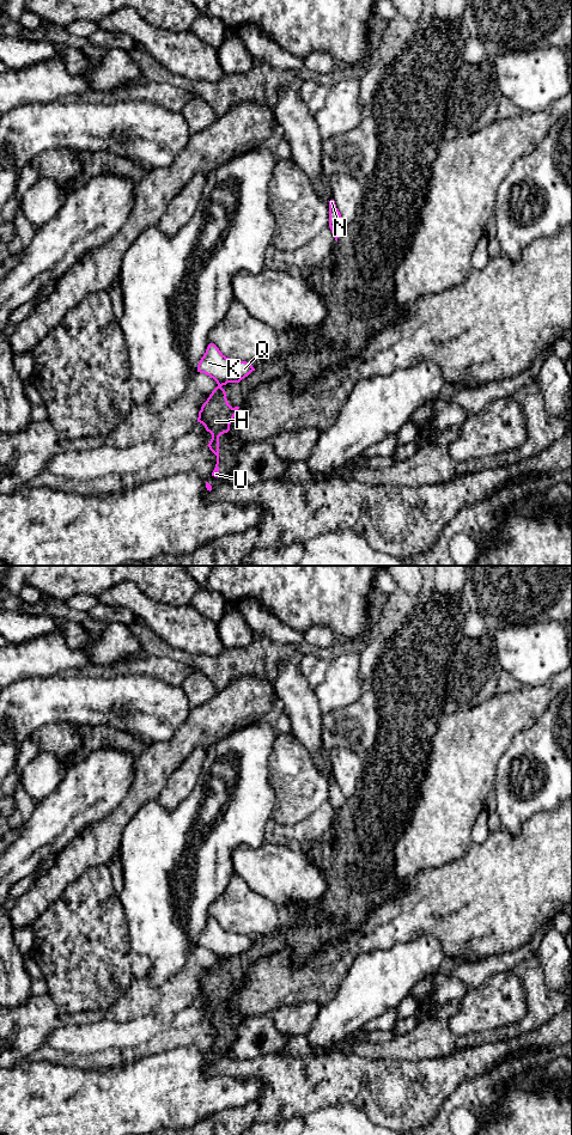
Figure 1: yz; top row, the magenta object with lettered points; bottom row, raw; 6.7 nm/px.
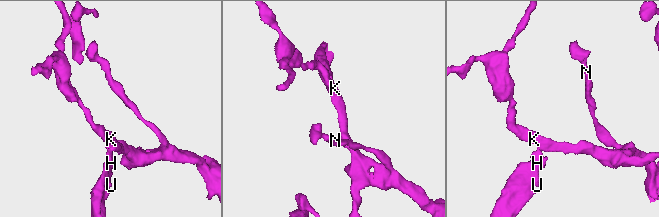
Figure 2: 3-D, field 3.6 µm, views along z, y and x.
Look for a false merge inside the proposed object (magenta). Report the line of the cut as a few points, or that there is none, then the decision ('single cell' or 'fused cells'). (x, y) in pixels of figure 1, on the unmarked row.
cut in yz along (218, 958), (220, 960); fused cells

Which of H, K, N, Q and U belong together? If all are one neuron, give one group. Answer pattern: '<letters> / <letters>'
H U / K N Q

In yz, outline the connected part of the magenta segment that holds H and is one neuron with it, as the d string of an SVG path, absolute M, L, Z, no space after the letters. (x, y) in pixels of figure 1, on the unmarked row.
M217 960L199 986L197 996L202 997L212 1013L207 1019L217 1030L217 1038L212 1050L219 1050L219 1011L230 1005L230 999L239 981L232 982L226 972L226 966L221 960Z

